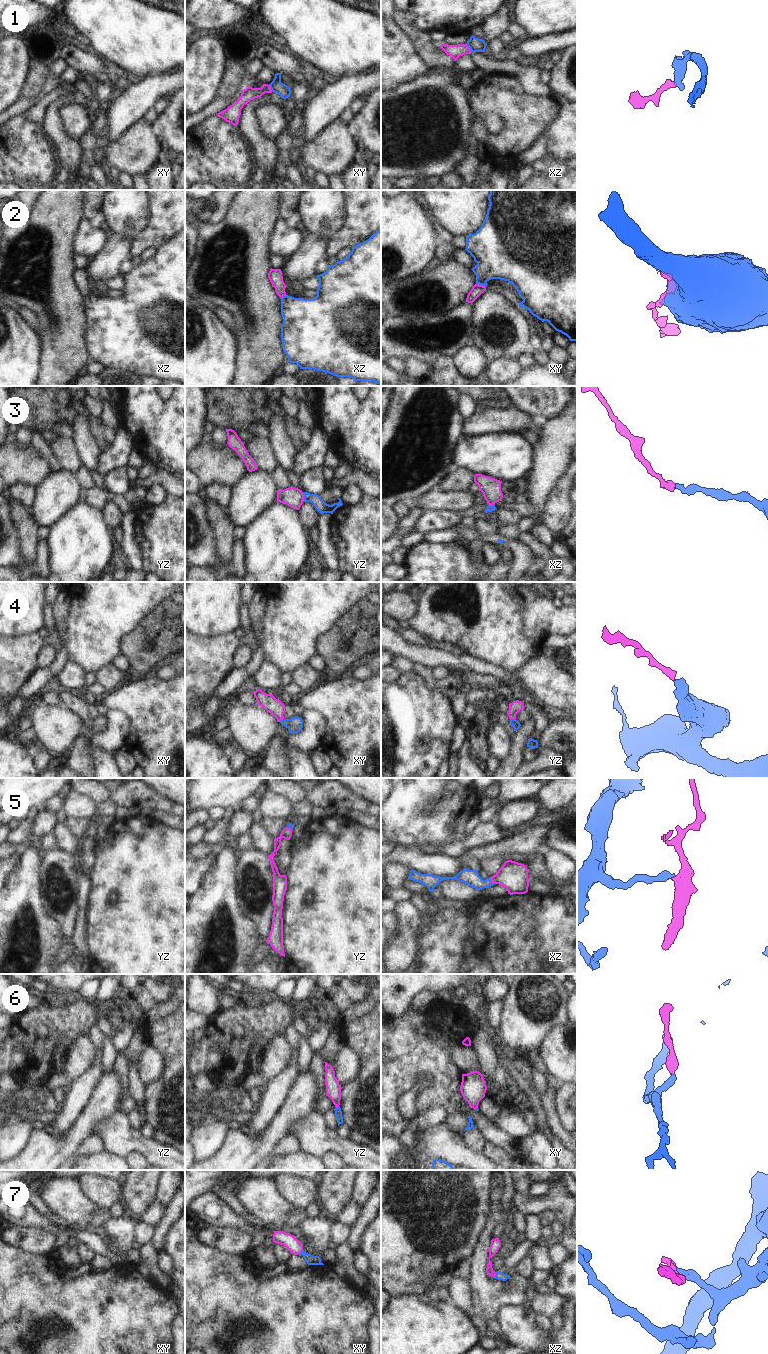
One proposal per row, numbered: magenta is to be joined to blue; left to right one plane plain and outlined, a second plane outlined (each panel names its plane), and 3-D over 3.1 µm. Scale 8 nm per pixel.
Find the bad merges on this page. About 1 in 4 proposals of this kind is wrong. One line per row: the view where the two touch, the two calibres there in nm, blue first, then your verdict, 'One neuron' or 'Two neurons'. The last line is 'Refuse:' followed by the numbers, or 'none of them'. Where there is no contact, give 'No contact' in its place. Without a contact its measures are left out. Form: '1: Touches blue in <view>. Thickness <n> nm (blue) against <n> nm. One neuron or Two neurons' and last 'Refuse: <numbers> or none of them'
1: Touches blue in xz. Thickness 110 nm (blue) against 110 nm. Two neurons
2: Touches blue in xy. Thickness 340 nm (blue) against 90 nm. Two neurons
3: Touches blue in yz. Thickness 90 nm (blue) against 160 nm. One neuron
4: Touches blue in yz. Thickness 70 nm (blue) against 100 nm. One neuron
5: Touches blue in xz. Thickness 130 nm (blue) against 220 nm. One neuron
6: Touches blue in yz. Thickness 60 nm (blue) against 130 nm. One neuron
7: Touches blue in xz. Thickness 70 nm (blue) against 80 nm. One neuron
Refuse: 1, 2.

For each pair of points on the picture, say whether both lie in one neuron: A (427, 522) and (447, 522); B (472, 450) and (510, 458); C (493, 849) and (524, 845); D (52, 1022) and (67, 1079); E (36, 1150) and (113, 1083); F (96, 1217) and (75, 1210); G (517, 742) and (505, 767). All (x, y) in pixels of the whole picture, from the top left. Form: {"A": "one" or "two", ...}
{"A": "one", "B": "one", "C": "one", "D": "two", "E": "one", "F": "one", "G": "one"}

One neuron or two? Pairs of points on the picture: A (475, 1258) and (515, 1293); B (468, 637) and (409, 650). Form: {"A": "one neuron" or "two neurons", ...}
{"A": "one neuron", "B": "two neurons"}

